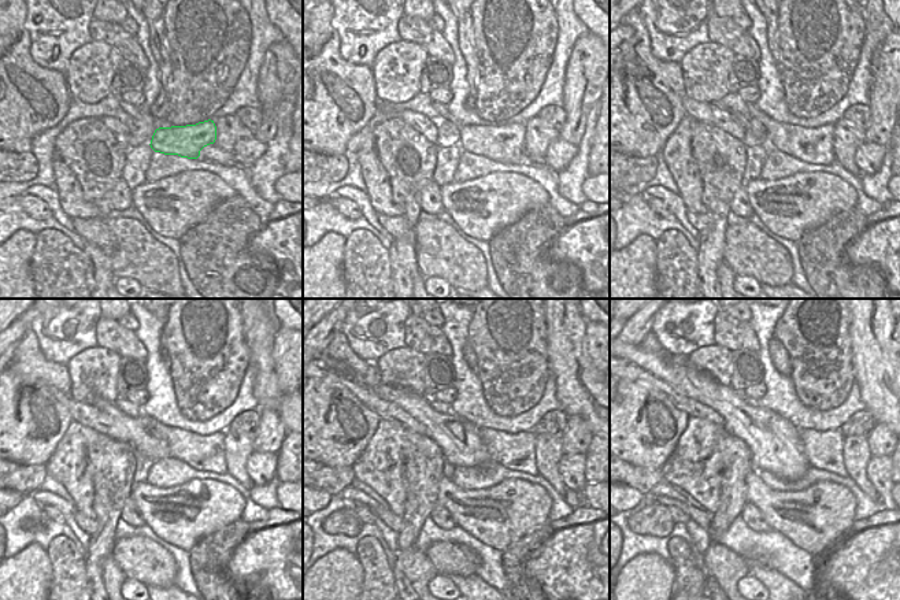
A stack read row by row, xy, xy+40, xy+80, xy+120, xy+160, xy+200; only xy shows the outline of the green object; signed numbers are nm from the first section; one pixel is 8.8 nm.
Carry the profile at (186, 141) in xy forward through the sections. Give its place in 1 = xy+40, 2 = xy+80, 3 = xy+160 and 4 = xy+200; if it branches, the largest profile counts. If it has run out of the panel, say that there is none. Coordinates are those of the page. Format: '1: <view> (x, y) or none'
1: xy+40 (504, 144)
2: xy+80 (814, 145)
3: xy+160 (517, 452)
4: xy+200 (823, 450)

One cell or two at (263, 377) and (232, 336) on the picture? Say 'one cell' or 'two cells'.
two cells

